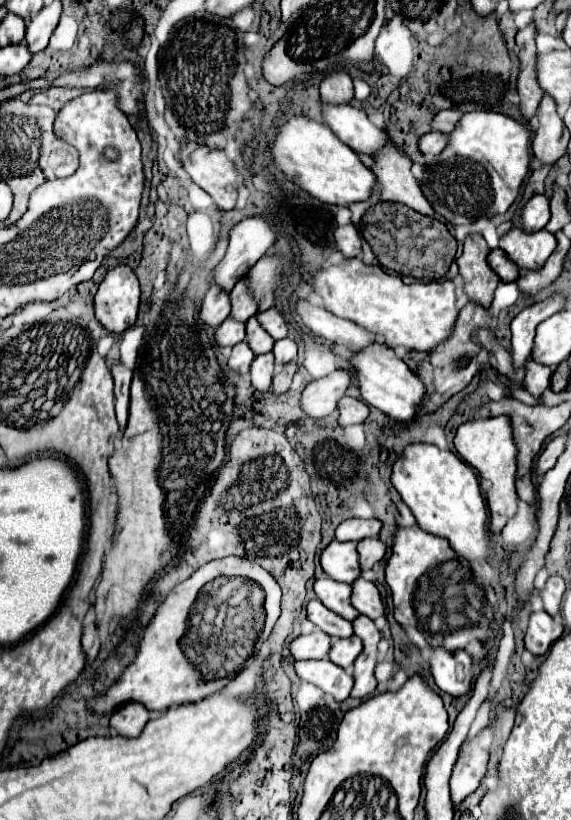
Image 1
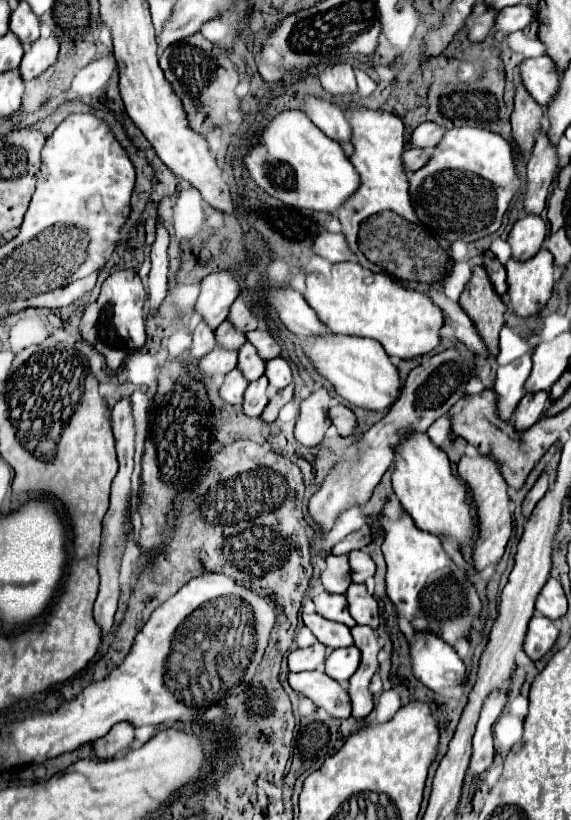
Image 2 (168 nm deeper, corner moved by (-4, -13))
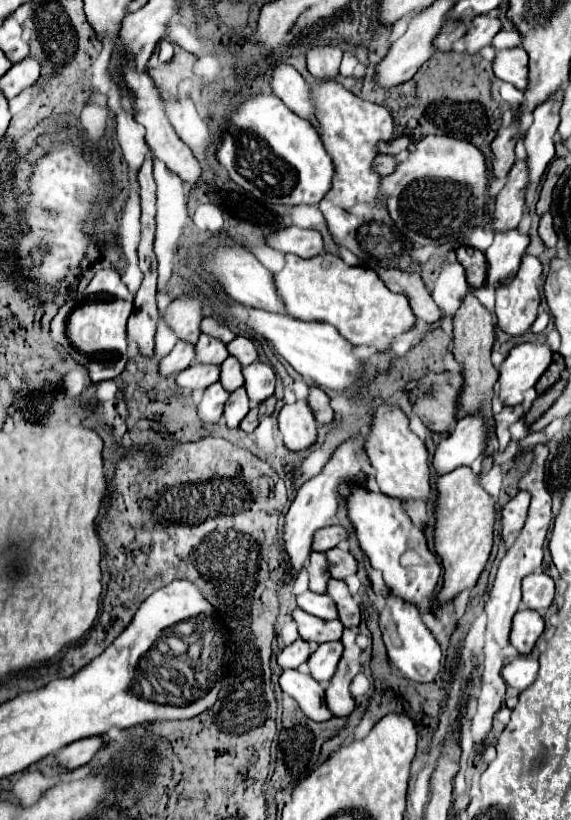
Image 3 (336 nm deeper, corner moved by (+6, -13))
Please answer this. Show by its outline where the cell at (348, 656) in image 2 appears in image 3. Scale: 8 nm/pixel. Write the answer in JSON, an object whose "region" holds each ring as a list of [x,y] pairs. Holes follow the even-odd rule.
{"region":[[[334,641],[334,643],[322,643],[308,659],[308,665],[310,665],[310,673],[316,681],[320,683],[330,683],[336,667],[338,667],[338,661],[342,657],[342,651],[344,651],[344,645],[340,641]]]}

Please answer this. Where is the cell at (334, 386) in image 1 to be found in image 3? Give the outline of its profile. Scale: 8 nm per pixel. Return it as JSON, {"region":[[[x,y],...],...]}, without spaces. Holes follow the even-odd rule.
{"region":[[[300,399],[292,405],[284,405],[278,415],[278,423],[284,435],[284,445],[290,451],[302,451],[314,445],[318,425],[306,399]]]}

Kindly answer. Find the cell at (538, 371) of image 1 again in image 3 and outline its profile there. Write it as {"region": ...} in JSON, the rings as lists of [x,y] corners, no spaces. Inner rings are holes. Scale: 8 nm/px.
{"region":[[[514,405],[514,407],[504,407],[498,415],[494,415],[496,419],[496,435],[498,435],[498,443],[500,443],[500,451],[504,451],[510,443],[510,425],[516,423],[520,417],[524,417],[524,407],[522,405]]]}

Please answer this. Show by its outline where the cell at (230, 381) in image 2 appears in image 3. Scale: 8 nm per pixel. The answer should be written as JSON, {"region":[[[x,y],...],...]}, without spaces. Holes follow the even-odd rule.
{"region":[[[212,383],[206,391],[204,391],[204,397],[198,405],[198,415],[202,421],[208,421],[208,423],[218,423],[222,413],[224,413],[224,405],[228,401],[230,393],[222,387],[222,383]]]}

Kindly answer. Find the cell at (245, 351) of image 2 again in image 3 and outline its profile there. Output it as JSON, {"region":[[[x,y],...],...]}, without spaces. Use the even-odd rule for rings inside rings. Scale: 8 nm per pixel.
{"region":[[[228,357],[222,363],[222,373],[220,373],[220,383],[226,387],[226,391],[236,391],[238,387],[244,385],[244,375],[242,375],[242,365],[238,363],[236,357]]]}

